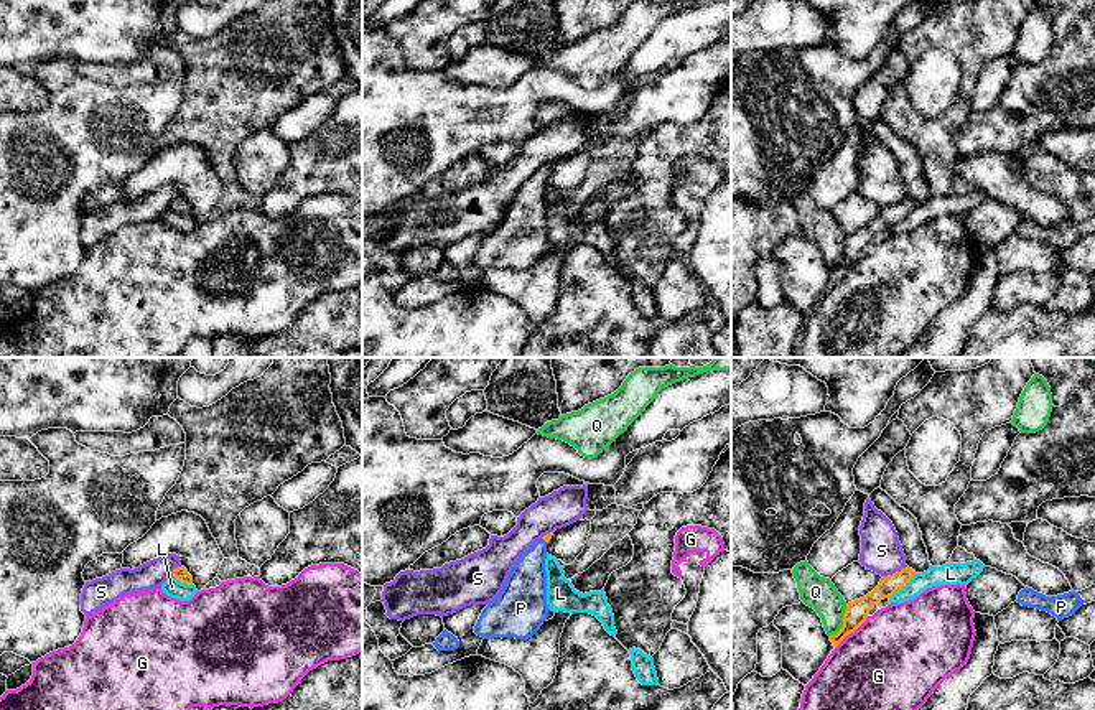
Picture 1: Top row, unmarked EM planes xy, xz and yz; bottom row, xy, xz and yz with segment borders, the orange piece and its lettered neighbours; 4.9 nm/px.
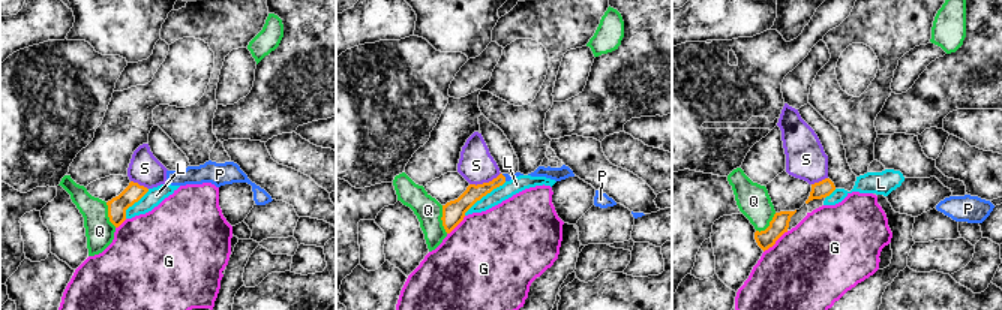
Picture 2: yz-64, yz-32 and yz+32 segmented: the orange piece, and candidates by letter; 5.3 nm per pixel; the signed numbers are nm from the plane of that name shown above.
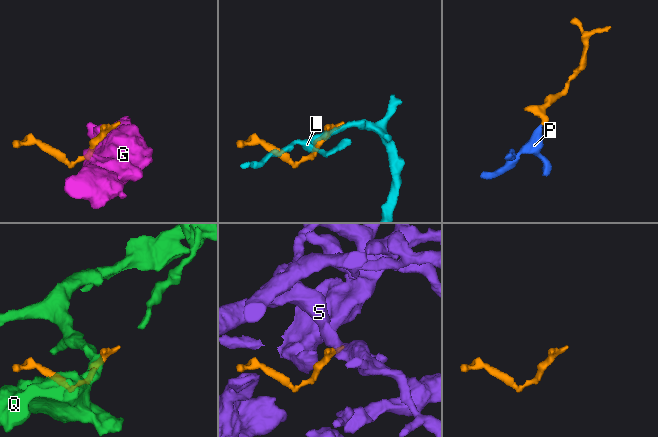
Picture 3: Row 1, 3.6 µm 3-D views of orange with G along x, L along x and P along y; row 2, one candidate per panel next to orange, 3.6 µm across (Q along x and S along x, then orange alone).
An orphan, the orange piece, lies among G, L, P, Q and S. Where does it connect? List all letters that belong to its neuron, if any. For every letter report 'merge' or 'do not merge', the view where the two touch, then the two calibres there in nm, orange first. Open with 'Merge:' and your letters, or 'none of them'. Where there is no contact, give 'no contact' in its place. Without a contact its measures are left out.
Merge: P
G: do not merge; contact in yz; calibres 120 and 480 nm
L: do not merge; contact in yz; calibres 120 and 110 nm
P: merge; contact in xz; calibres 40 and 200 nm
Q: do not merge; contact in yz; calibres 120 and 160 nm
S: do not merge; contact in yz; calibres 100 and 200 nm

